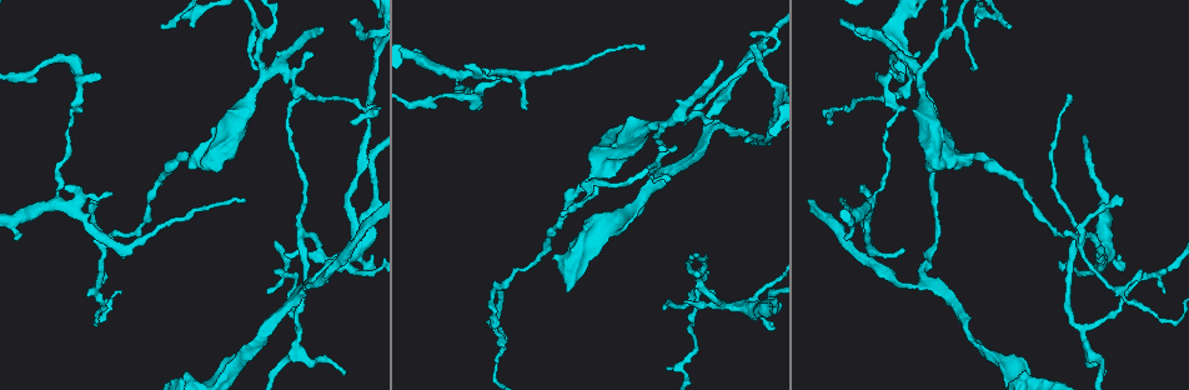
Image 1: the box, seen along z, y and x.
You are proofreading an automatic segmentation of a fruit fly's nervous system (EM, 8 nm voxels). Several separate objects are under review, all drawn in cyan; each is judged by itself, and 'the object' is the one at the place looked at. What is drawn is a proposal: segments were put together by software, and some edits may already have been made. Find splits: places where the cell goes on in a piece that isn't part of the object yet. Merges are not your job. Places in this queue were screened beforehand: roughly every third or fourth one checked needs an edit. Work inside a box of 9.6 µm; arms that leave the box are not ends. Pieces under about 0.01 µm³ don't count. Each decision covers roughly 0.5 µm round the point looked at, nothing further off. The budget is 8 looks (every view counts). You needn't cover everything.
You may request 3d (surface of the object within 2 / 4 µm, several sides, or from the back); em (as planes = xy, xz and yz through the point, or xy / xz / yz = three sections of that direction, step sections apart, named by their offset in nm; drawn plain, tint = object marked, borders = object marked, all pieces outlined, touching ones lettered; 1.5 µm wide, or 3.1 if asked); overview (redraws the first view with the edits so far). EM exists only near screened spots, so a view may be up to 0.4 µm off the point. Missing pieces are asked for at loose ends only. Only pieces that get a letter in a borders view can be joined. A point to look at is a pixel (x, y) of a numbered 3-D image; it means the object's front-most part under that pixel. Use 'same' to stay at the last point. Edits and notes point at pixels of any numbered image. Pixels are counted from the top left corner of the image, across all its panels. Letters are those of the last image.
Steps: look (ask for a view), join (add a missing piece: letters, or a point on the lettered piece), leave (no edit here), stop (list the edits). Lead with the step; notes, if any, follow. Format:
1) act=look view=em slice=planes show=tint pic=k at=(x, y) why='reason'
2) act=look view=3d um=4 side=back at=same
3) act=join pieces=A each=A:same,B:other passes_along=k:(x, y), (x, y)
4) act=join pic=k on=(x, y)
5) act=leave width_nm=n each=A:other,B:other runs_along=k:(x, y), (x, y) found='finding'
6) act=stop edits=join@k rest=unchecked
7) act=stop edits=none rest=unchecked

act=look view=em slice=yz step=4 show=tint pic=1 at=(322, 29) why='branch stops here'

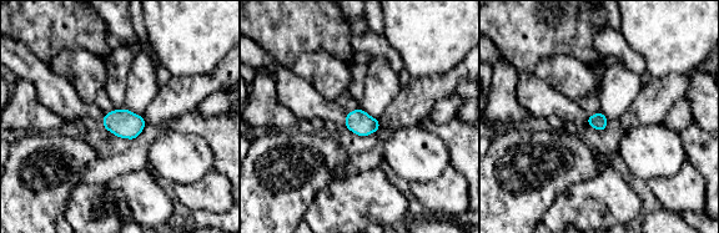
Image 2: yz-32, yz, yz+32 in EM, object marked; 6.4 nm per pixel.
act=look view=em slice=planes show=borders at=same why='another direction'

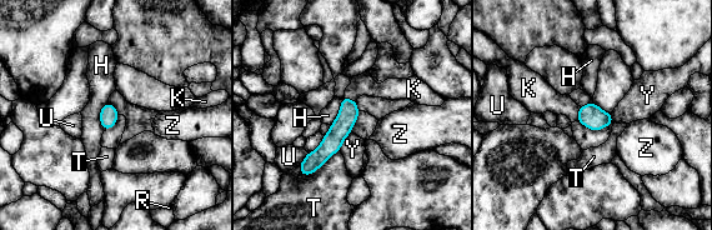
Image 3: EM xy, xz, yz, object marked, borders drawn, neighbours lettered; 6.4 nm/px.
act=join pieces=K longest_contact=T:300nm each=H:other,K:same,R:other,T:other,U:other,Y:other,Z:other found='it goes on there'

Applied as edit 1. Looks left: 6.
act=look view=3d um=2 pic=1 at=(644, 48) why='tapers out'

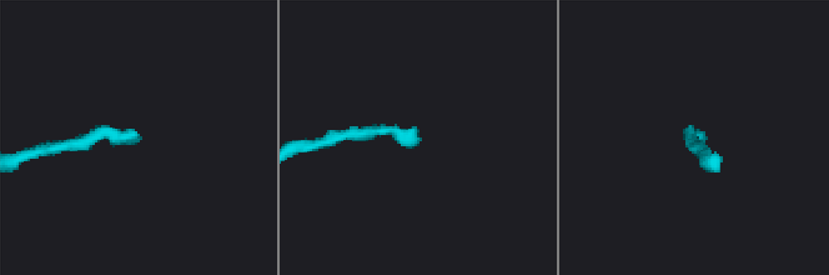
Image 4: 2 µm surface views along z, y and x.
act=look view=em slice=xz step=8 show=borders pic=4 at=(417, 135) why='now the EM'

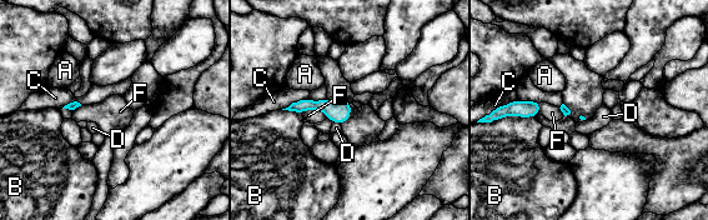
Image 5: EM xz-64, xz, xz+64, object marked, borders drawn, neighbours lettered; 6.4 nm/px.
act=leave longest_contact=B:220nm each=A:other,B:other,C:other,D:other,F:other found='none of them fits'

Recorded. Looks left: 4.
act=look view=em slice=xy step=4 show=tint pic=1 at=(1011, 26)

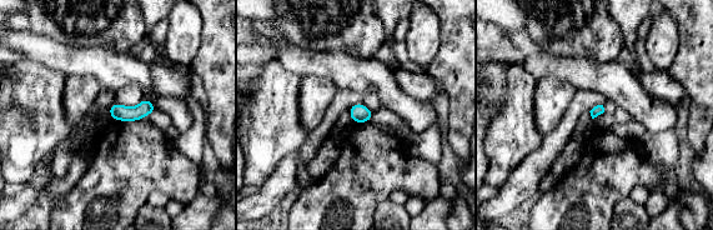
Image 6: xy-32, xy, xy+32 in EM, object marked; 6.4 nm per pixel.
act=look view=em slice=planes show=borders at=same

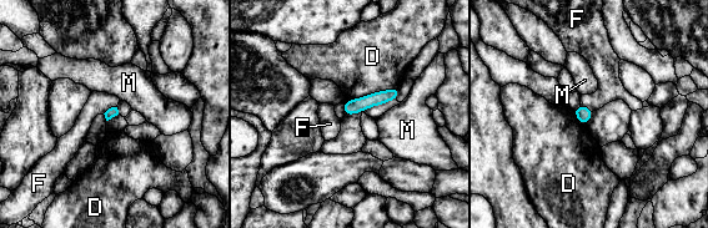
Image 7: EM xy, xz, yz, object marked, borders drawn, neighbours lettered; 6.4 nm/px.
act=leave each=D:other,F:other,M:other border=7:(116, 106), (109, 107), (103, 114) found='none of them fits'

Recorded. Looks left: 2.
act=stop edits=join@3 rest=unchecked

